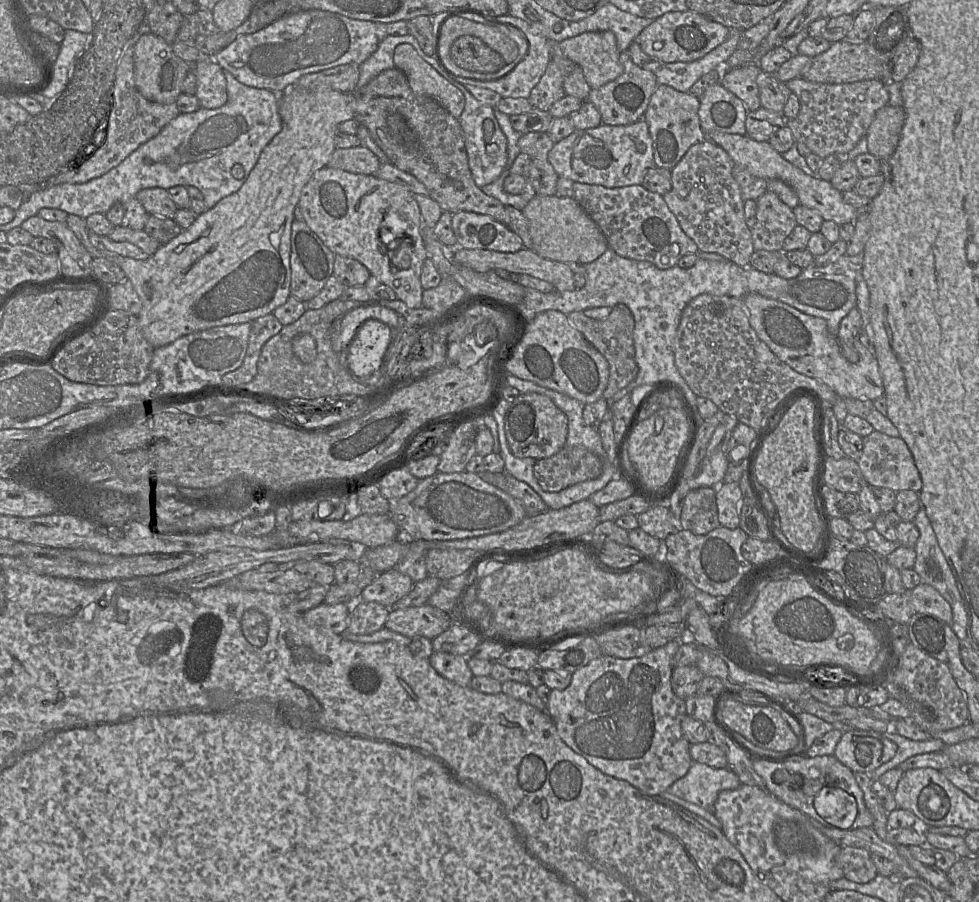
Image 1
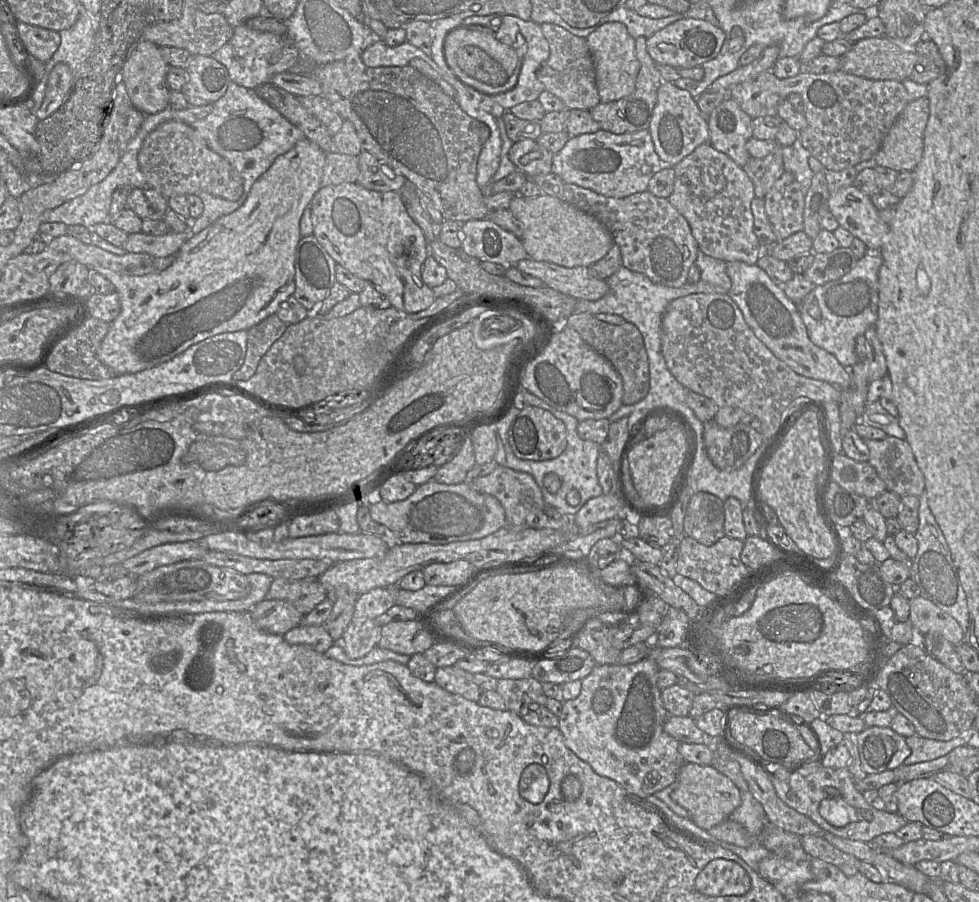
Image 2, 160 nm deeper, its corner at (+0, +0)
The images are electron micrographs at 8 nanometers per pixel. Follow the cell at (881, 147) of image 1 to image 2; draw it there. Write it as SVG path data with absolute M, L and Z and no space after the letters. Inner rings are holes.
M927 97L914 99L898 116L873 158L878 166L897 172L914 171L923 155L924 131L929 118Z

